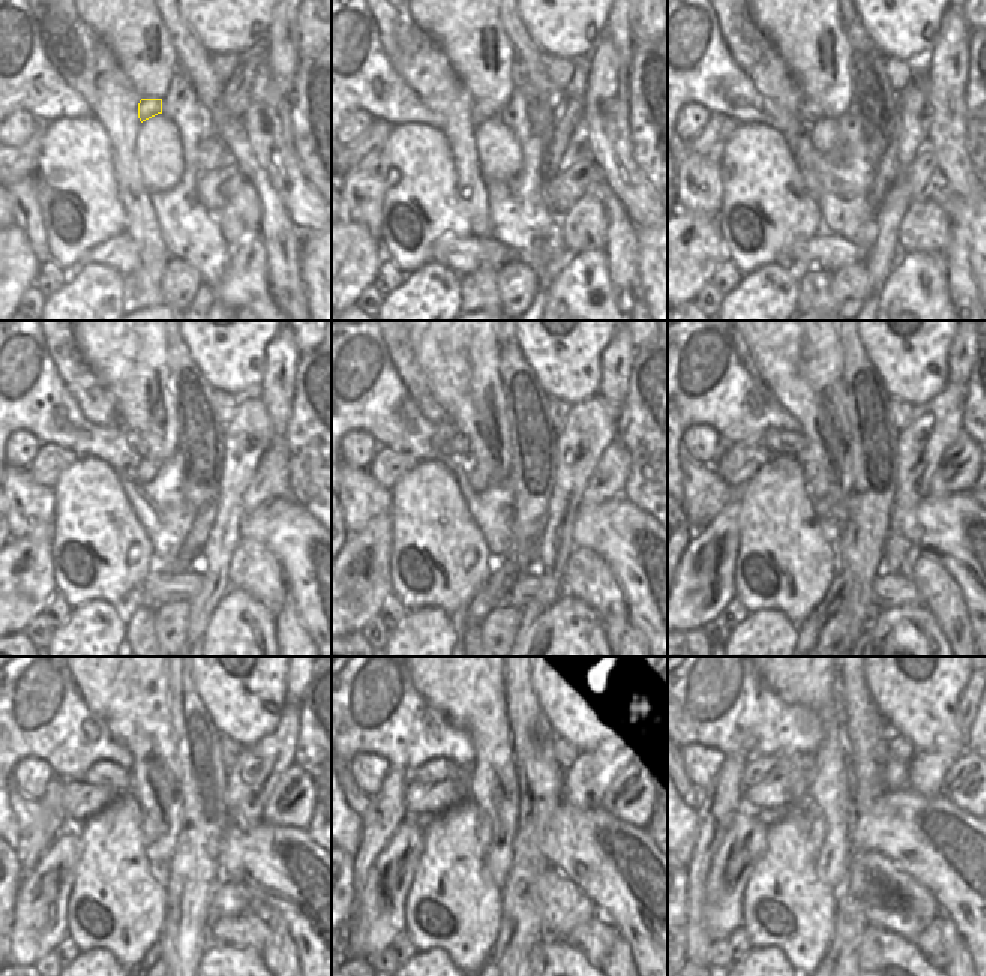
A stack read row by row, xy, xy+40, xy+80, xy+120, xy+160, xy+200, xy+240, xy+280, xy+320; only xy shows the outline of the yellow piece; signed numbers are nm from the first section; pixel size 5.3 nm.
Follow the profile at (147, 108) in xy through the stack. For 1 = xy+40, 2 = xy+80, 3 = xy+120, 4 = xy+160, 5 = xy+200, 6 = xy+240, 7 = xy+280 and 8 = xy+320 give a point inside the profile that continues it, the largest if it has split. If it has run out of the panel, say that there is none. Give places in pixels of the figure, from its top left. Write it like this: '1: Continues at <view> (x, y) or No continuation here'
1: Continues at xy+40 (482, 110)
2: Continues at xy+80 (809, 113)
3: Continues at xy+120 (135, 450)
4: Continues at xy+160 (458, 452)
5: Continues at xy+200 (781, 443)
6: Continues at xy+240 (107, 774)
7: Continues at xy+280 (435, 769)
8: Continues at xy+320 (757, 768)

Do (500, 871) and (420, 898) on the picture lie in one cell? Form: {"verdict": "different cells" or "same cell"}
{"verdict": "different cells"}

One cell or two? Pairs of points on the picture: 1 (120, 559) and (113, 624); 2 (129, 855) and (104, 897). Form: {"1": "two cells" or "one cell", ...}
{"1": "two cells", "2": "one cell"}

